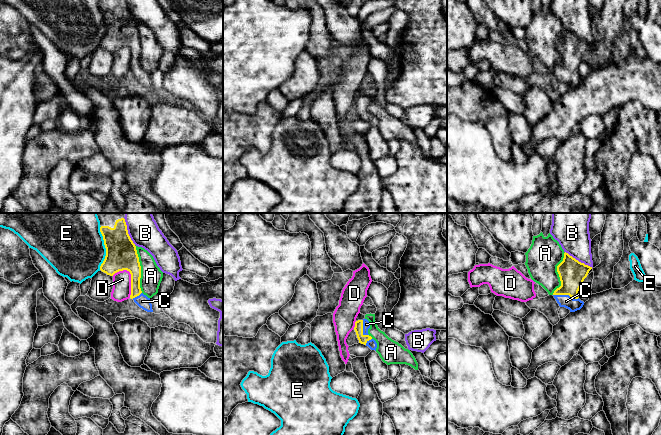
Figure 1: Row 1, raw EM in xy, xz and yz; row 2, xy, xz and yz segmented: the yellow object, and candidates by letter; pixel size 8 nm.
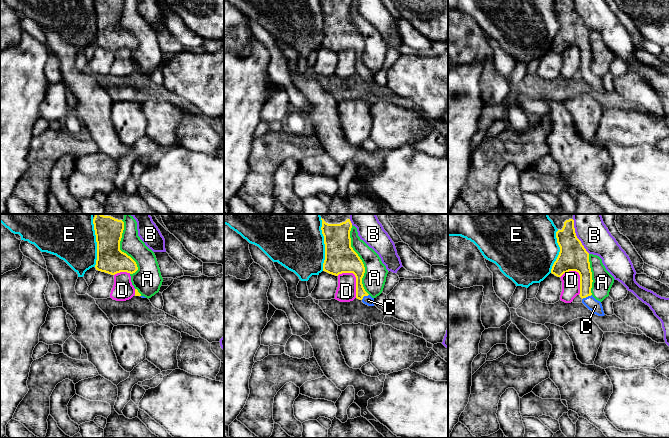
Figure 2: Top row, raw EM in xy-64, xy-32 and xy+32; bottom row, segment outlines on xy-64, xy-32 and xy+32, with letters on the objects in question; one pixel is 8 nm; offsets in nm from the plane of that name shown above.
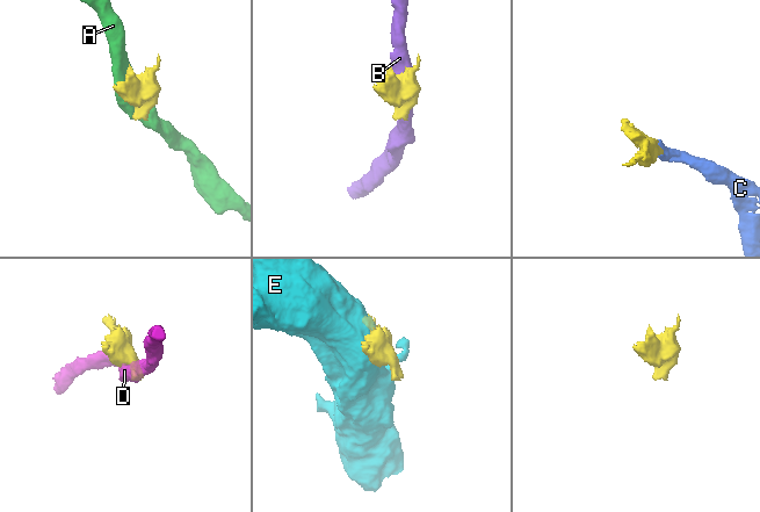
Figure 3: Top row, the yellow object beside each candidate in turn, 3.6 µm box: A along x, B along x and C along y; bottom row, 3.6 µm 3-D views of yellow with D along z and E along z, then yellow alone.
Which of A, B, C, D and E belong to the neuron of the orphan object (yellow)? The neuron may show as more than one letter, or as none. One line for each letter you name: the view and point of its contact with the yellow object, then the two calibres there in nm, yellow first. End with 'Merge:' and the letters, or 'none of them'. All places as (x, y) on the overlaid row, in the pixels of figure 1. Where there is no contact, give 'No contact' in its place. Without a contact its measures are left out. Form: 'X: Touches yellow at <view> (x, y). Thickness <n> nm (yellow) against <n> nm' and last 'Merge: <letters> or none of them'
C: Touches yellow at yz (566, 294). Thickness 220 nm (yellow) against 100 nm
Merge: C

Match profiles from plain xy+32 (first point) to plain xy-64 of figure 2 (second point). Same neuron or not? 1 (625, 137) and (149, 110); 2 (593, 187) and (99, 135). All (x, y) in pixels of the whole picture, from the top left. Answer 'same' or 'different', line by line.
1: same
2: same

